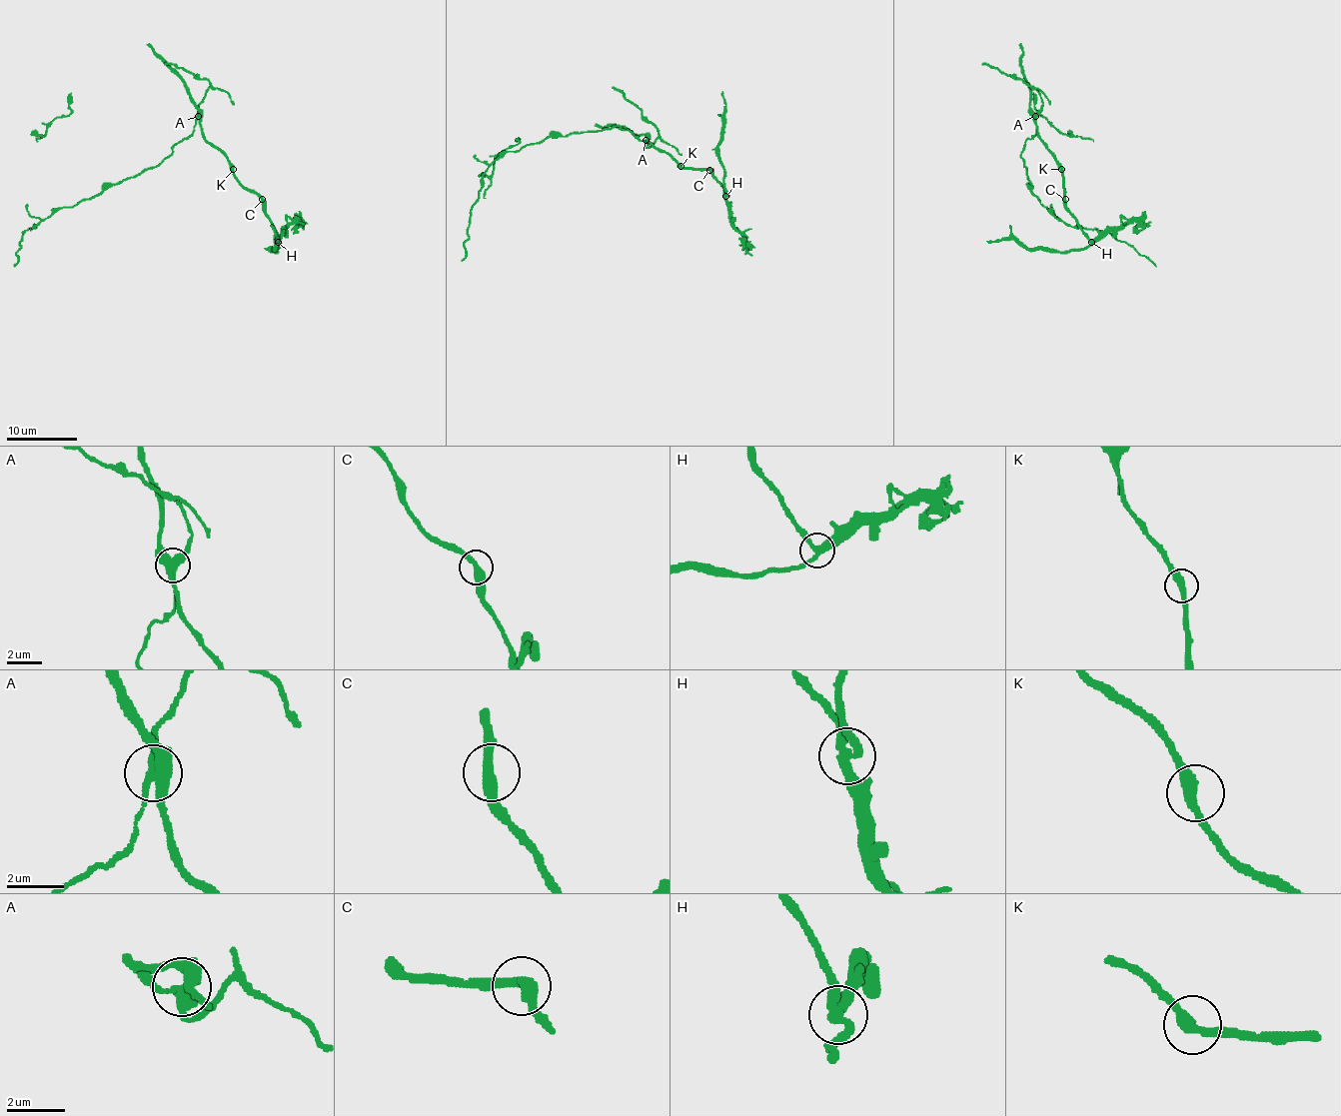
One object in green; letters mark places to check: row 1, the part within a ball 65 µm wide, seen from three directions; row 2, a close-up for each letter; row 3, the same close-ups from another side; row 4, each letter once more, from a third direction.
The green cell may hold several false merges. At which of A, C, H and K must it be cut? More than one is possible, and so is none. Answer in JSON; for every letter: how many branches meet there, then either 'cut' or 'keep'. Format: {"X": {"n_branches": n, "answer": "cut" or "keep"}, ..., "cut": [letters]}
{"A": {"n_branches": 4, "answer": "cut"}, "C": {"n_branches": 2, "answer": "keep"}, "H": {"n_branches": 3, "answer": "cut"}, "K": {"n_branches": 2, "answer": "keep"}, "cut": ["A", "H"]}

